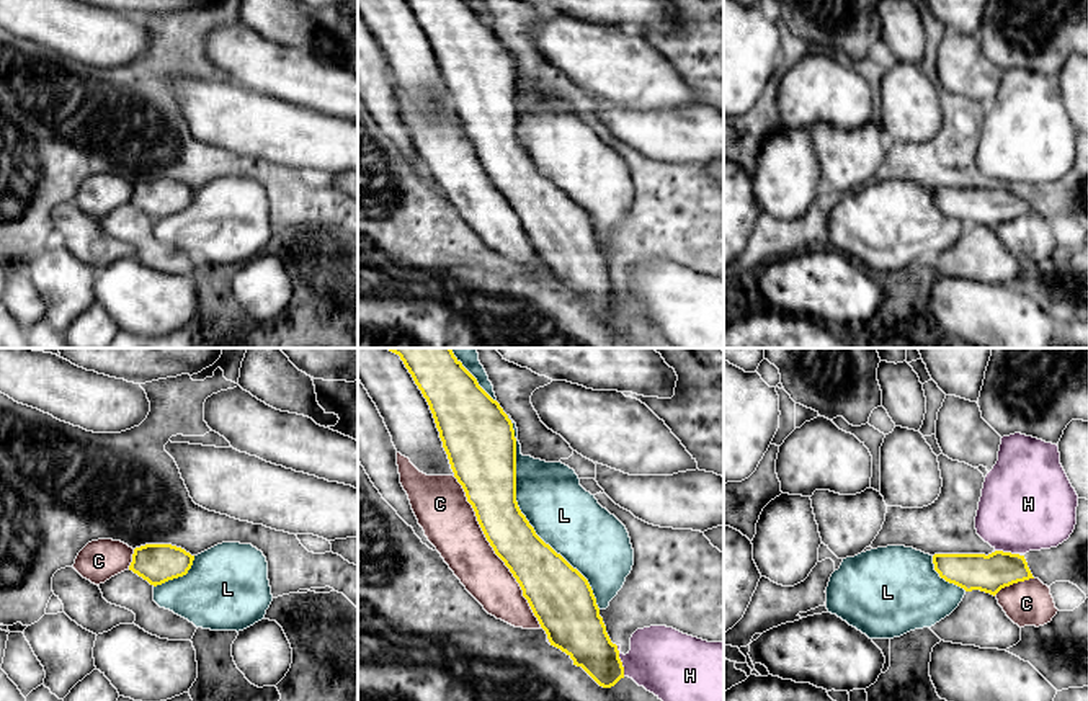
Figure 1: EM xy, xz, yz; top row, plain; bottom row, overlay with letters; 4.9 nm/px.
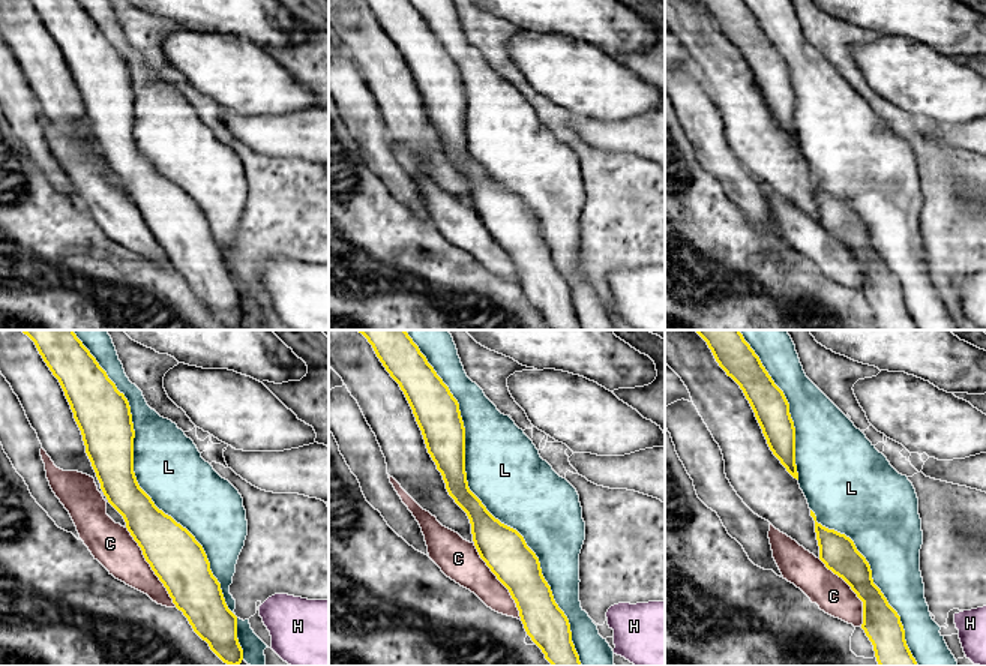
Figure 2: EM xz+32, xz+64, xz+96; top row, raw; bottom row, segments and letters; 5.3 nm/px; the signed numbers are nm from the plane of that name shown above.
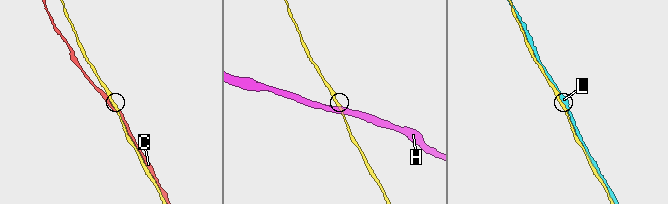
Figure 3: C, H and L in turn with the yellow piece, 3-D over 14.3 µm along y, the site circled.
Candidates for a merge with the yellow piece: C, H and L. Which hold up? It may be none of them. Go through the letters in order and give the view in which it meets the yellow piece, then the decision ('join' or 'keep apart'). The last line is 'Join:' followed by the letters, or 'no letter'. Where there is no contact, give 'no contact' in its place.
C: xz | keep apart
H: xz | keep apart
L: xz | keep apart
Join: no letter

